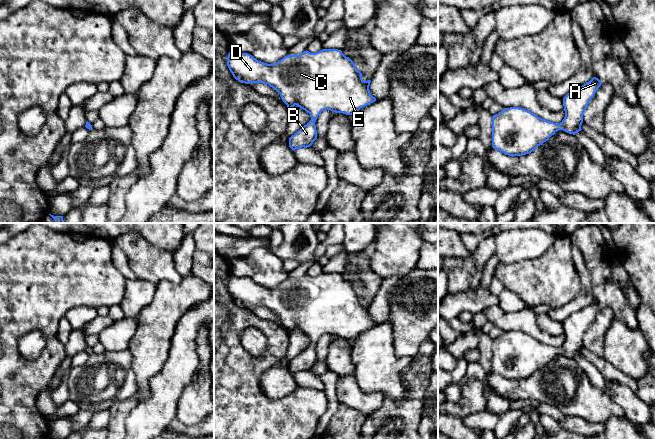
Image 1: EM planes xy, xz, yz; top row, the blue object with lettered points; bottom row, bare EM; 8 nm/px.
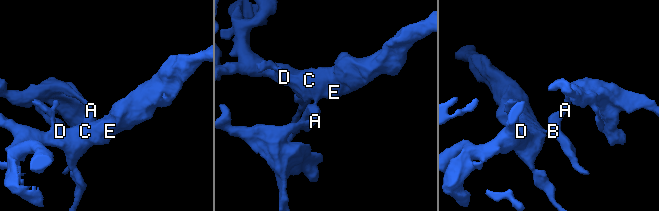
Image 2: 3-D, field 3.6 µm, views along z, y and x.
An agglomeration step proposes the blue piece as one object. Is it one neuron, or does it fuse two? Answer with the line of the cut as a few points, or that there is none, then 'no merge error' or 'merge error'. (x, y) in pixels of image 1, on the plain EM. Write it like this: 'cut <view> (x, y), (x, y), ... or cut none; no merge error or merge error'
cut none; no merge error

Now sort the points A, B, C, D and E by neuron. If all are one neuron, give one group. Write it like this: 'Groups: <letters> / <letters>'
Groups: A B C D E

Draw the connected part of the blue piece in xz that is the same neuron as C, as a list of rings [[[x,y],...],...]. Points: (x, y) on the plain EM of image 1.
[[[322,273],[316,277],[306,274],[299,279],[287,279],[275,288],[230,274],[227,290],[239,306],[268,308],[280,318],[288,333],[297,329],[310,338],[311,344],[289,362],[289,371],[293,375],[310,371],[317,363],[315,346],[322,335],[355,339],[361,332],[376,325],[369,314],[371,304],[364,305],[353,285],[338,273]]]

